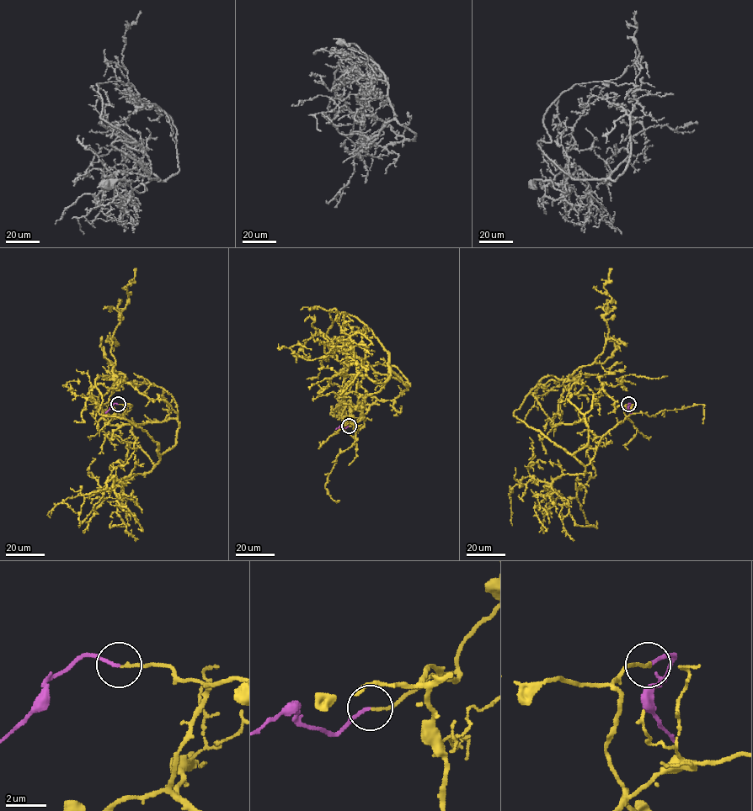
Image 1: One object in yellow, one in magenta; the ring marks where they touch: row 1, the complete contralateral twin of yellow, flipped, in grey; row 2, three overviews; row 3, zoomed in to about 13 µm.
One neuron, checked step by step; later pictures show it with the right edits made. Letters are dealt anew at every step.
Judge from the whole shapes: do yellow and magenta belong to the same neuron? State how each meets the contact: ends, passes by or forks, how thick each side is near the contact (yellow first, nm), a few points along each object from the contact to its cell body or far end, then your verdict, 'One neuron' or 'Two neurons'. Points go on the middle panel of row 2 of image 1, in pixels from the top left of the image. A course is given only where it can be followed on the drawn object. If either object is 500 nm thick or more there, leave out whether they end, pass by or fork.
At the ring yellow ends. At the ring magenta ends. Thickness 150 nm (yellow) against 150 nm. Course of yellow: (349, 426), (392, 371), (409, 385), (394, 366), (346, 376), (344, 368), (342, 405), (365, 410). Course of magenta: (349, 426), (336, 428). One neuron

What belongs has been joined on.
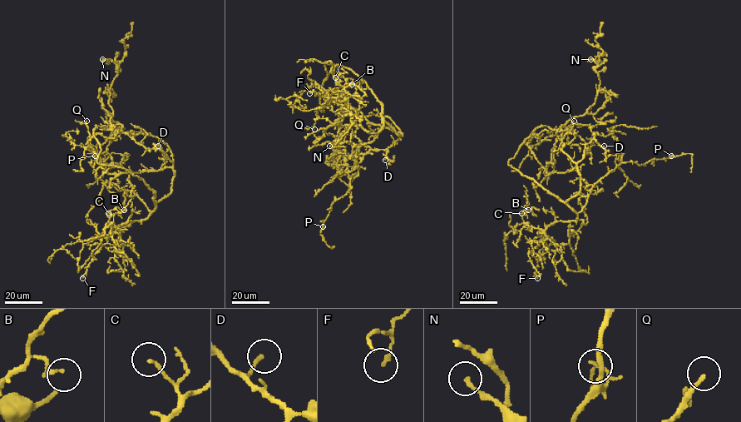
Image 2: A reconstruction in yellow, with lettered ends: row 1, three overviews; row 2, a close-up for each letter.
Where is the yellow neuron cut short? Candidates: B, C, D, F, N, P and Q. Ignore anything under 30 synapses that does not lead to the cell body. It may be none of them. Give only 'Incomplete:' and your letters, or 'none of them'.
Incomplete: Q

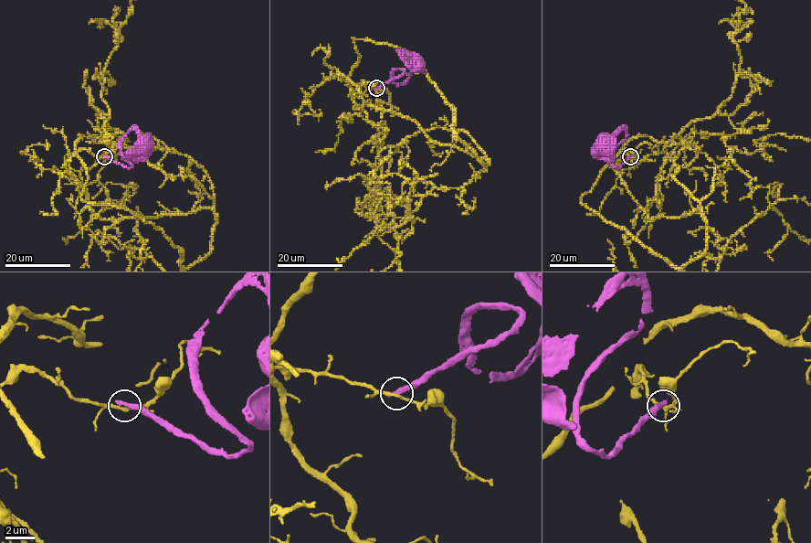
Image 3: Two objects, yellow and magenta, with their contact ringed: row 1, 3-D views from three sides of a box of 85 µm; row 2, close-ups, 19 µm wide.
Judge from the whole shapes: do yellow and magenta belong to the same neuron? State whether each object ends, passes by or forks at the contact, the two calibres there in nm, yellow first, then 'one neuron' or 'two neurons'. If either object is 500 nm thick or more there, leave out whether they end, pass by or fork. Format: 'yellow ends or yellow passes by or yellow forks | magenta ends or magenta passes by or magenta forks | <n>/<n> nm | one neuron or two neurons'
yellow passes by | magenta ends | 220/400 nm | two neurons

